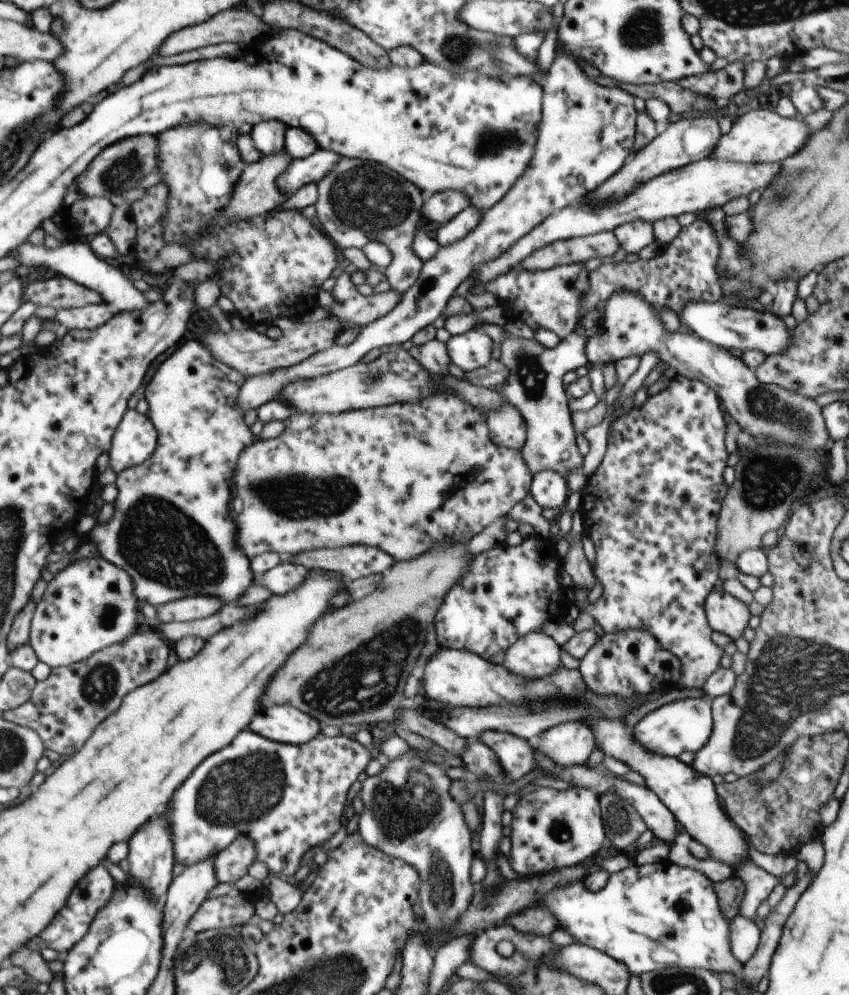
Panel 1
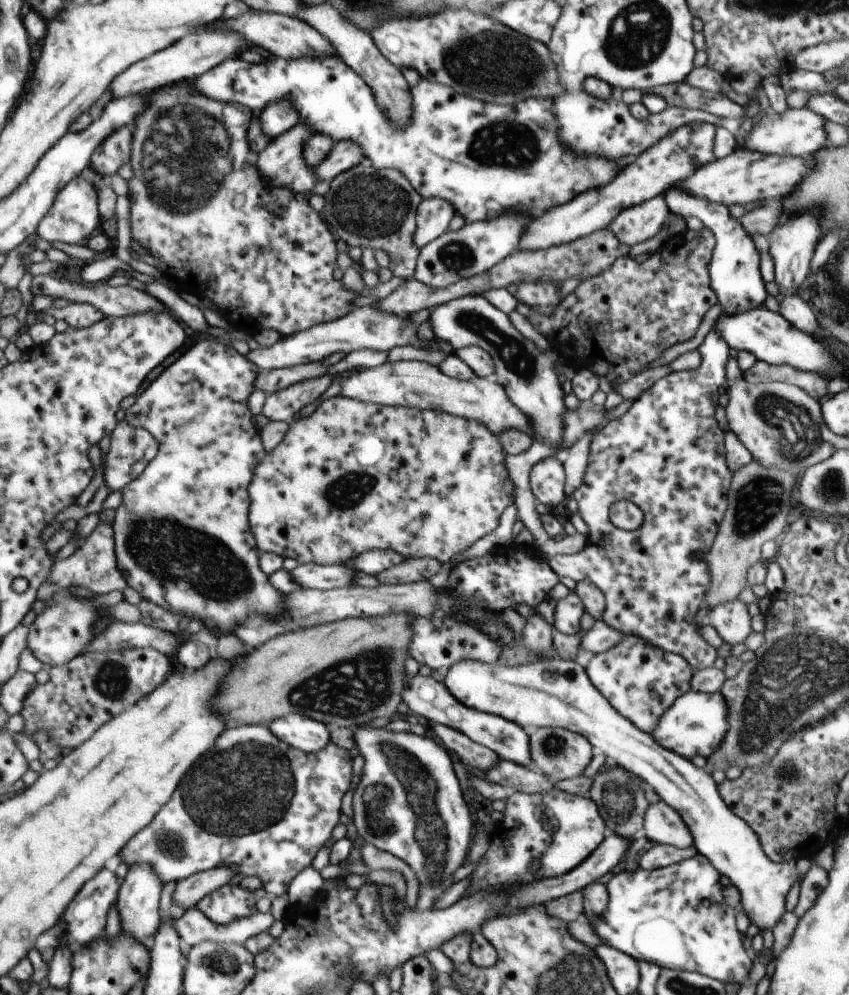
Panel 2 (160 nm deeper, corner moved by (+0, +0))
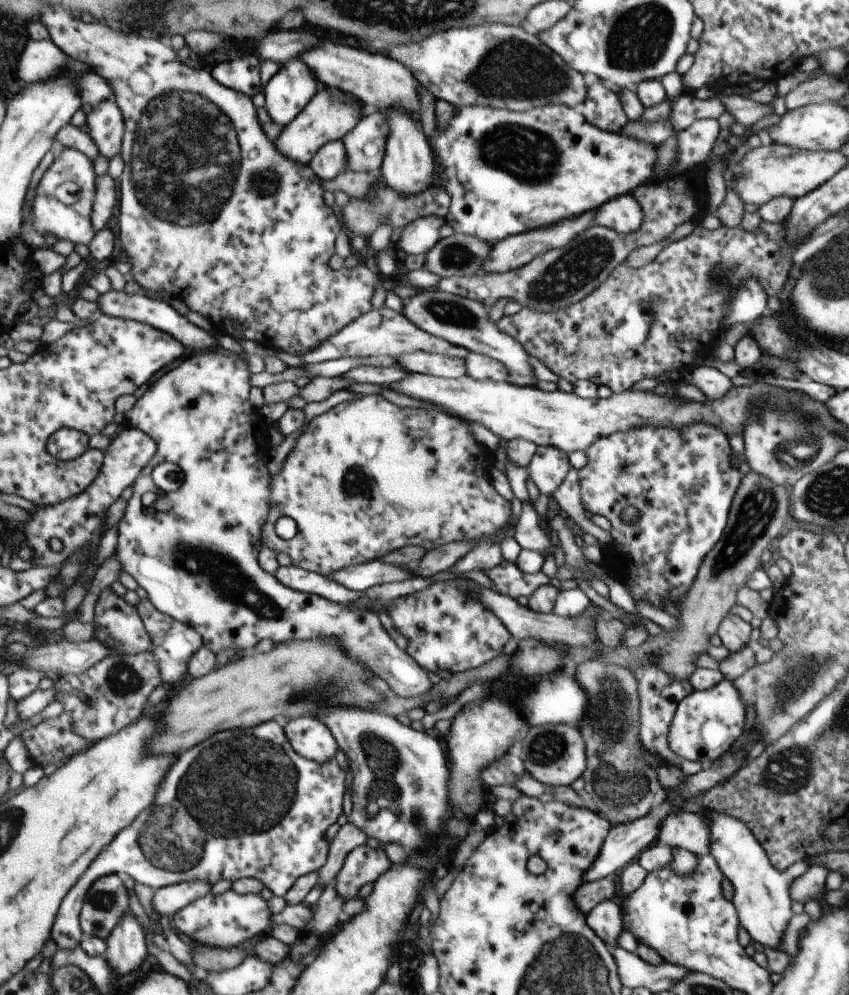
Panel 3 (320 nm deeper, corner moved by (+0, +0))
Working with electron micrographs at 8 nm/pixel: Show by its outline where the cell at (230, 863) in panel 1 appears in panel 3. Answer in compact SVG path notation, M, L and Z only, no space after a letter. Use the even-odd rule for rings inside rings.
M189 881L176 885L169 885L155 891L152 903L154 909L161 916L172 918L186 906L194 903L197 898L203 898L209 894L211 884L205 881Z

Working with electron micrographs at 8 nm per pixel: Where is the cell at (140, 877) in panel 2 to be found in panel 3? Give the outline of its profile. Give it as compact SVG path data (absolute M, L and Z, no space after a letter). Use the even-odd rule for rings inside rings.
M129 911L105 943L107 950L104 956L110 964L112 975L113 971L120 976L133 974L133 970L137 970L149 956L145 930Z

